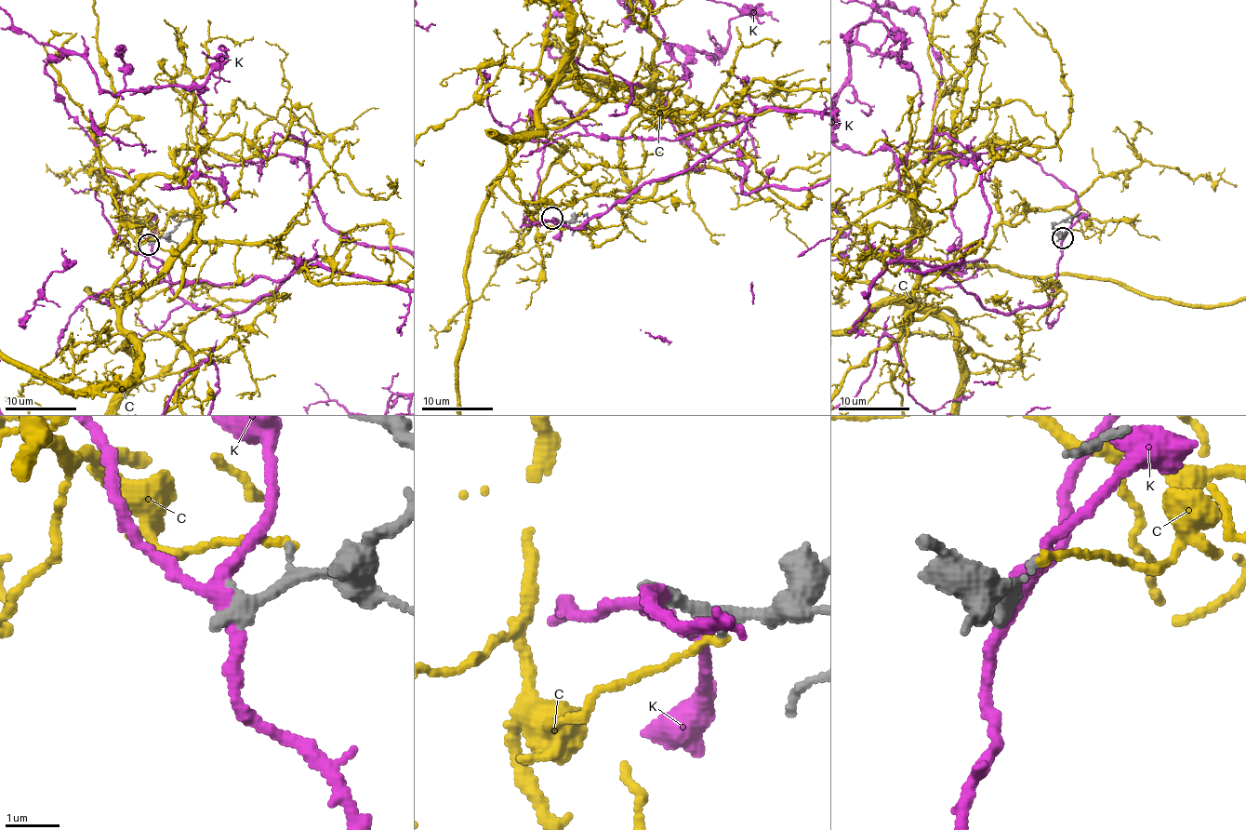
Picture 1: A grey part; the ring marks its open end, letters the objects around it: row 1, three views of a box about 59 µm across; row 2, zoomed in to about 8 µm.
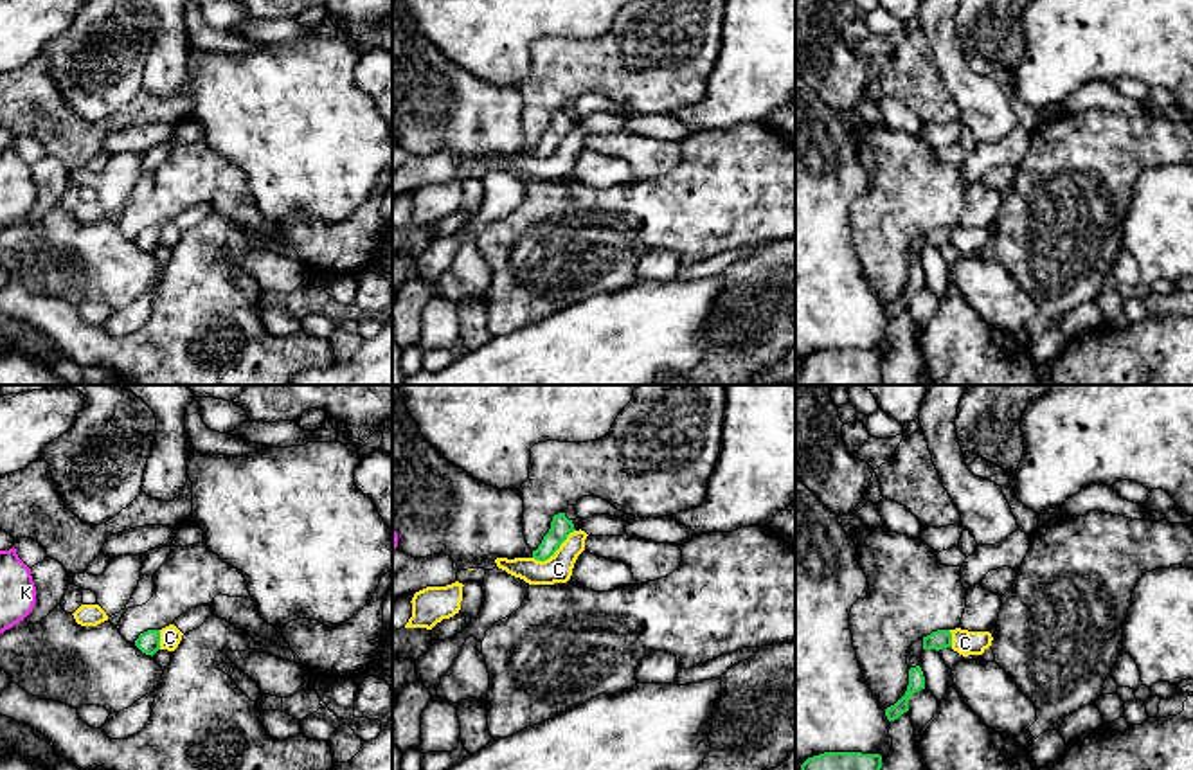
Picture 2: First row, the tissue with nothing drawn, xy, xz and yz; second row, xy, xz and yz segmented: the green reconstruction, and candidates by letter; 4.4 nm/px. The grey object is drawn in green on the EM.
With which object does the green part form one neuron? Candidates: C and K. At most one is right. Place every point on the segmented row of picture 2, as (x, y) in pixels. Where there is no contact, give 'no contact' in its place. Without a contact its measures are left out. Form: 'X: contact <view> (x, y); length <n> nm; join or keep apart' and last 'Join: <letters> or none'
C: contact xz (555, 551); length 240 nm; keep apart
K: no contact; keep apart
Join: none

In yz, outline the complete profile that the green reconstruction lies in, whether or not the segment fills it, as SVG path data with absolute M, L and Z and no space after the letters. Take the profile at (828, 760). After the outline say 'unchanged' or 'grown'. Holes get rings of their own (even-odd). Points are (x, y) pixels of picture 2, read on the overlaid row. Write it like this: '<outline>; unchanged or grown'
M824 752L808 757L801 770L880 770L880 754L862 754L862 752Z; unchanged

